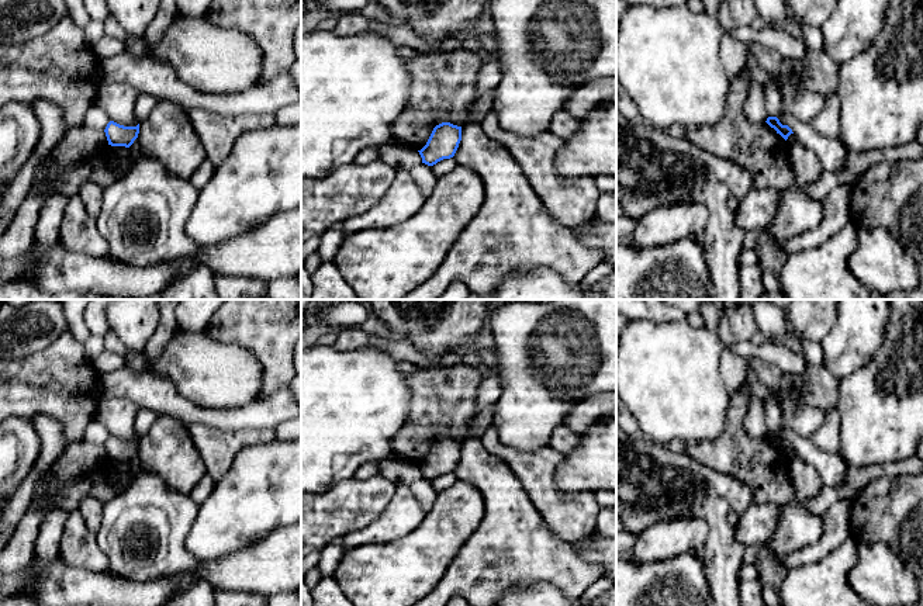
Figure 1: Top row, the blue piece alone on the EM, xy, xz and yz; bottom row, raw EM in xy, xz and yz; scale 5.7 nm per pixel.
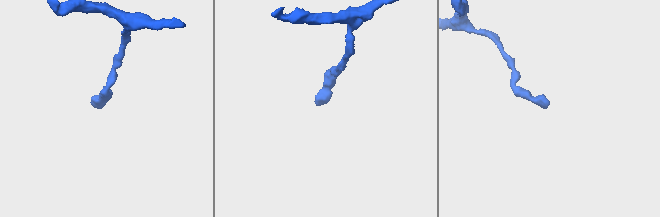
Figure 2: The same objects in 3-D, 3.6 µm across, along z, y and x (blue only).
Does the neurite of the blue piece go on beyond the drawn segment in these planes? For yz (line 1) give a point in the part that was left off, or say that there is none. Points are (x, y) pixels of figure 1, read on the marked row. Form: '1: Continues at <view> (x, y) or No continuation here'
1: No continuation here

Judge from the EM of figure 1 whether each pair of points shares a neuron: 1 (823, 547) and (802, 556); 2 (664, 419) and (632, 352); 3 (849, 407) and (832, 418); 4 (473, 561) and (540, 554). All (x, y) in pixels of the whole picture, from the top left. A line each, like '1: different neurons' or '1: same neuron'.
1: same neuron
2: same neuron
3: different neurons
4: same neuron

